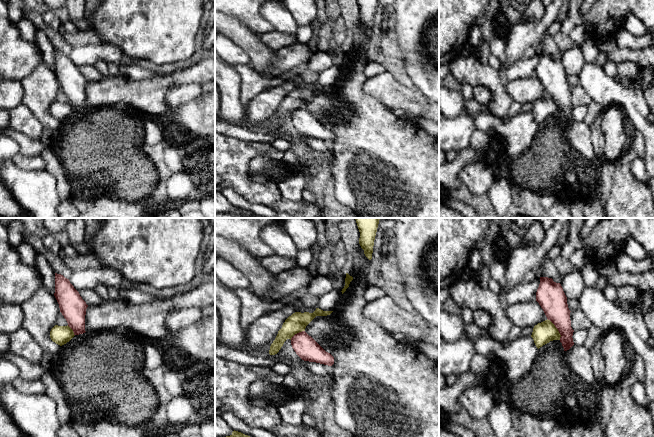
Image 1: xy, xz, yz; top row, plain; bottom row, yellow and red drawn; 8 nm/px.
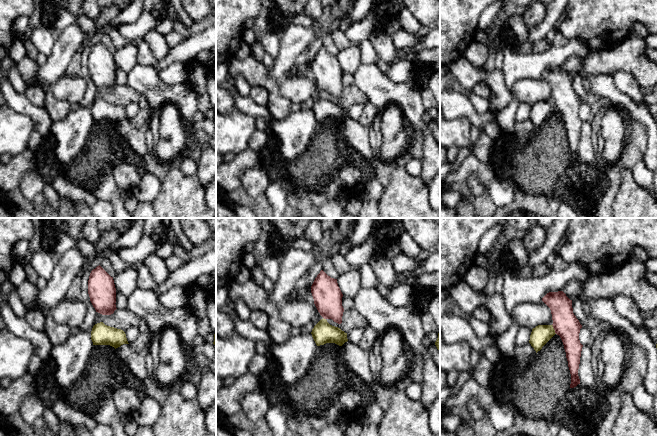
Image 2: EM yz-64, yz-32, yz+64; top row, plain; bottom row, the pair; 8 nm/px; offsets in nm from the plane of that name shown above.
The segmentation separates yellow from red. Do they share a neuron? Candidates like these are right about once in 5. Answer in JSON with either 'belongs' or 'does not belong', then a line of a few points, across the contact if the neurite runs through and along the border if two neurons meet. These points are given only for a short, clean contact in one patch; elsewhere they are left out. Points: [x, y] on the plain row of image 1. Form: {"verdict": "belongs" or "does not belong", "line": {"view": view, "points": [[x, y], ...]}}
{"verdict": "does not belong", "line": {"view": "yz", "points": [[547, 94], [557, 105], [560, 115]]}}

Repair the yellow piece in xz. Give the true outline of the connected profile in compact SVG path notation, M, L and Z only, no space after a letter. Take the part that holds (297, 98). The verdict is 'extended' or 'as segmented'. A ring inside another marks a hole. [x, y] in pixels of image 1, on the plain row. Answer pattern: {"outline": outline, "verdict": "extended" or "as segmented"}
{"outline": "M319 84L313 89L309 88L295 88L289 92L282 101L282 104L278 107L278 110L270 122L269 130L275 131L279 128L284 118L290 115L297 109L305 107L306 102L316 93L316 92L327 92L333 87L323 87Z", "verdict": "as segmented"}

